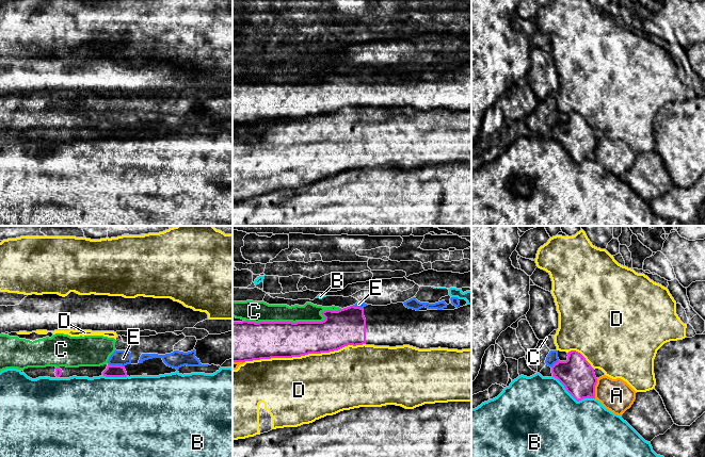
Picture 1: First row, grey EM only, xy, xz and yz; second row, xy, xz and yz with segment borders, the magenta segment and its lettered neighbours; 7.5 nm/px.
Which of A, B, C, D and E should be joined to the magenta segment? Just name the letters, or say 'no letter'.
no letter

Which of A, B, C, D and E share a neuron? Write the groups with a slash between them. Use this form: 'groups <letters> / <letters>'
groups A / B / C E / D

